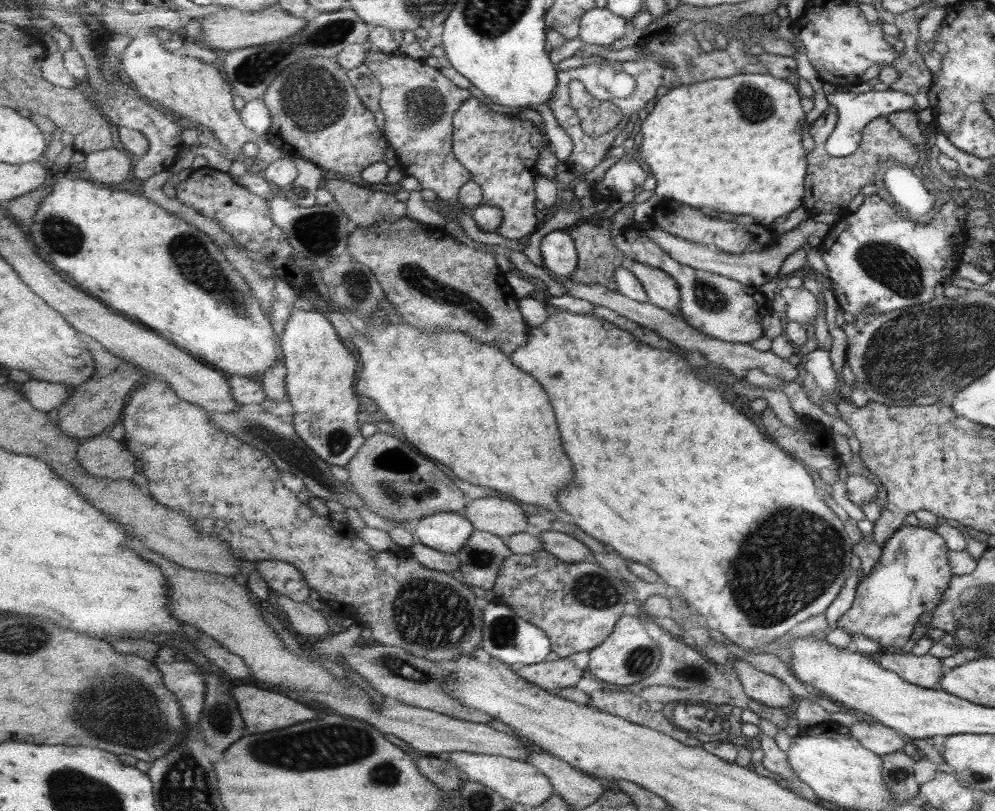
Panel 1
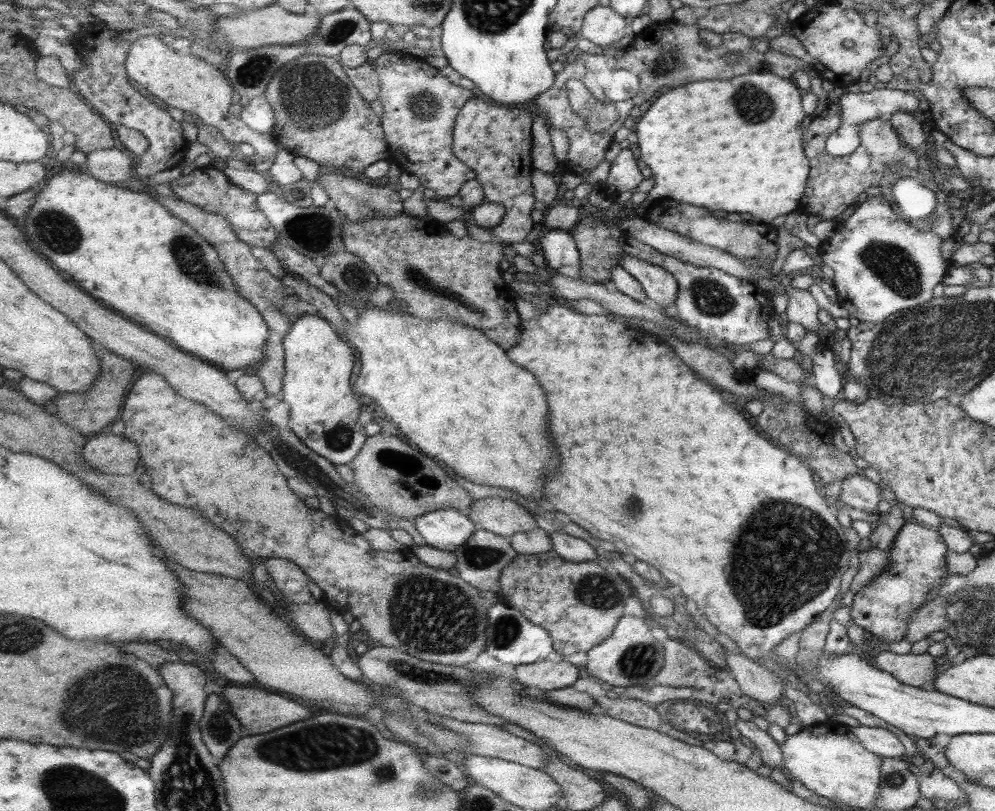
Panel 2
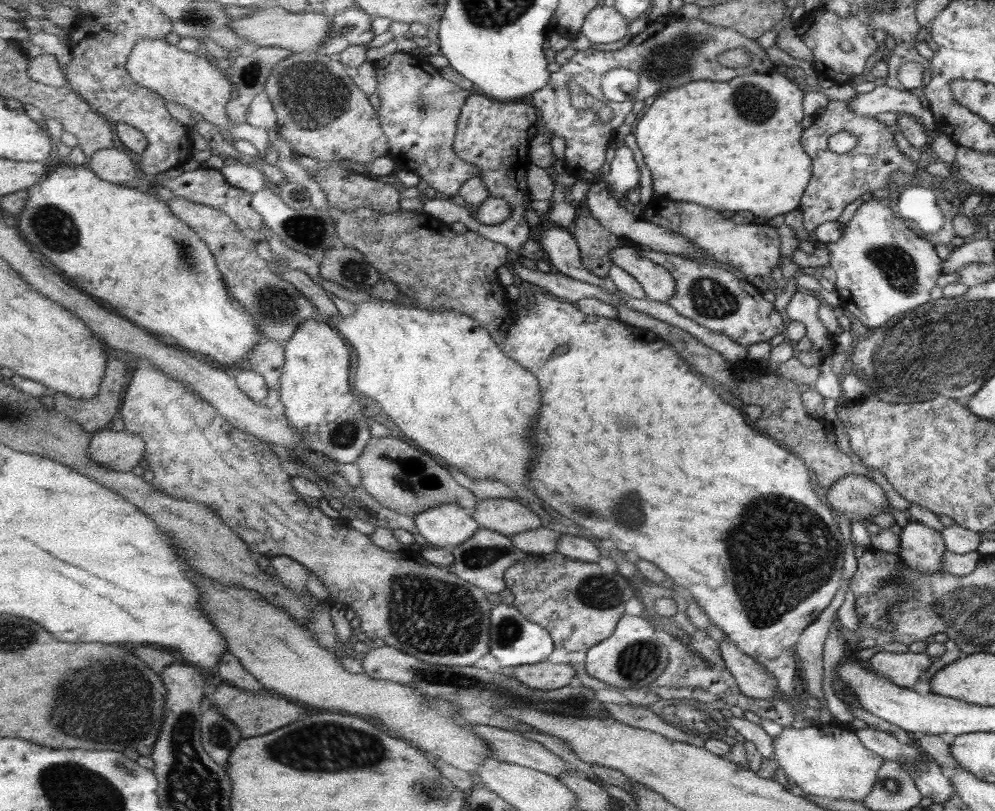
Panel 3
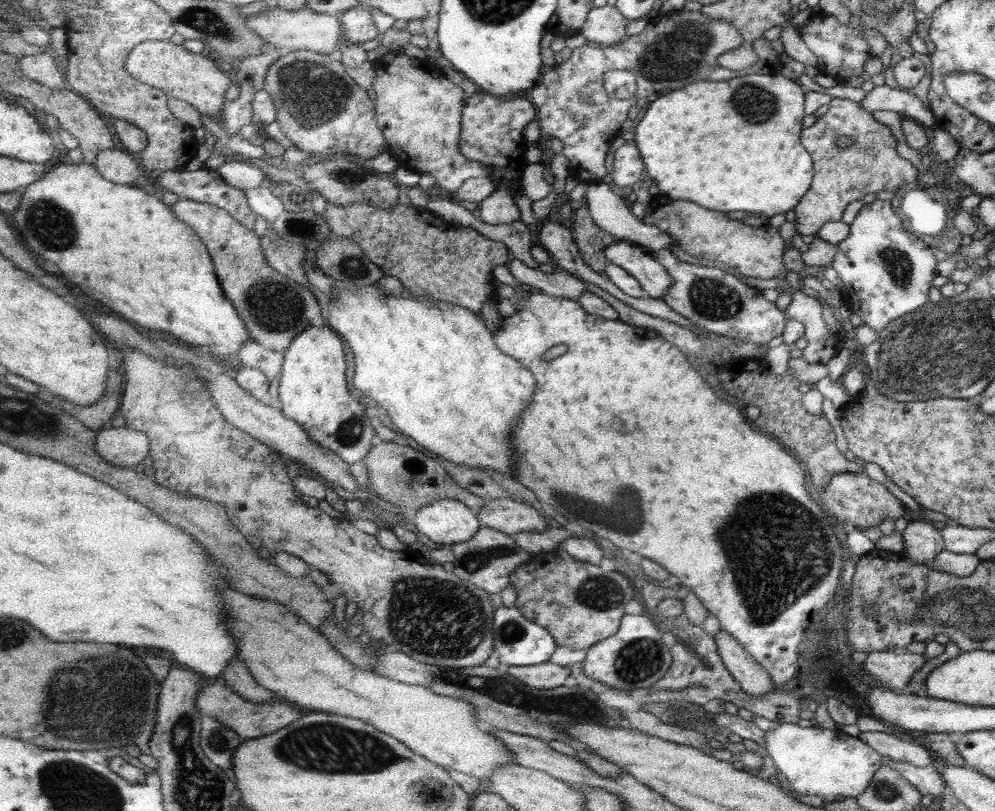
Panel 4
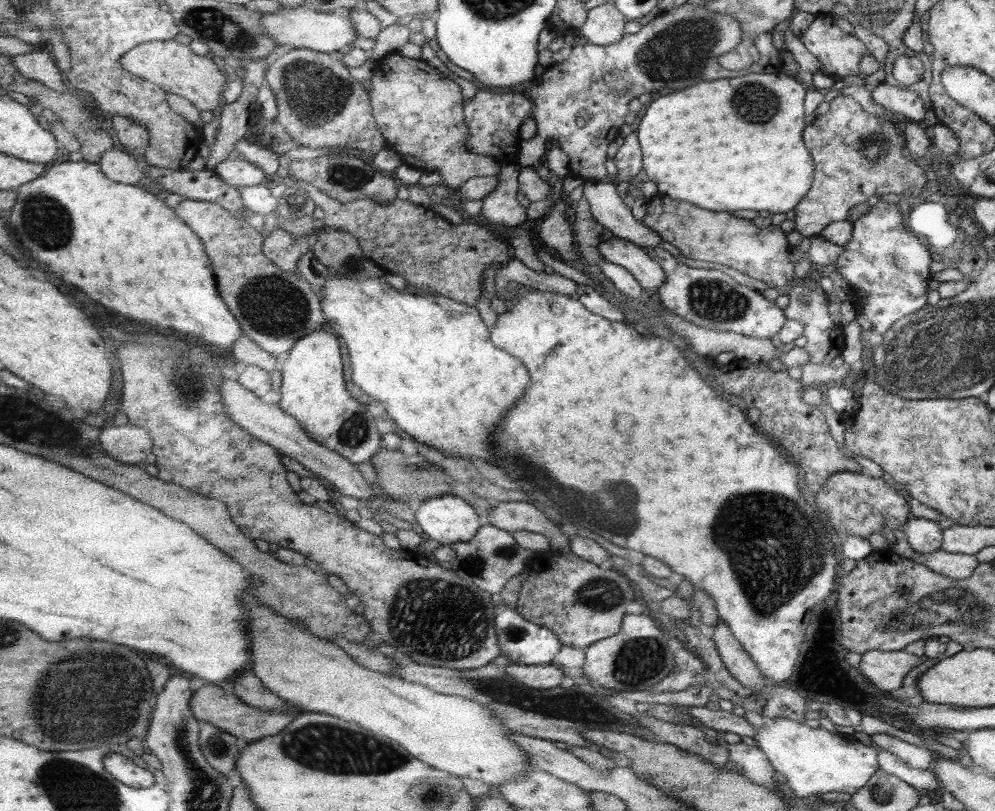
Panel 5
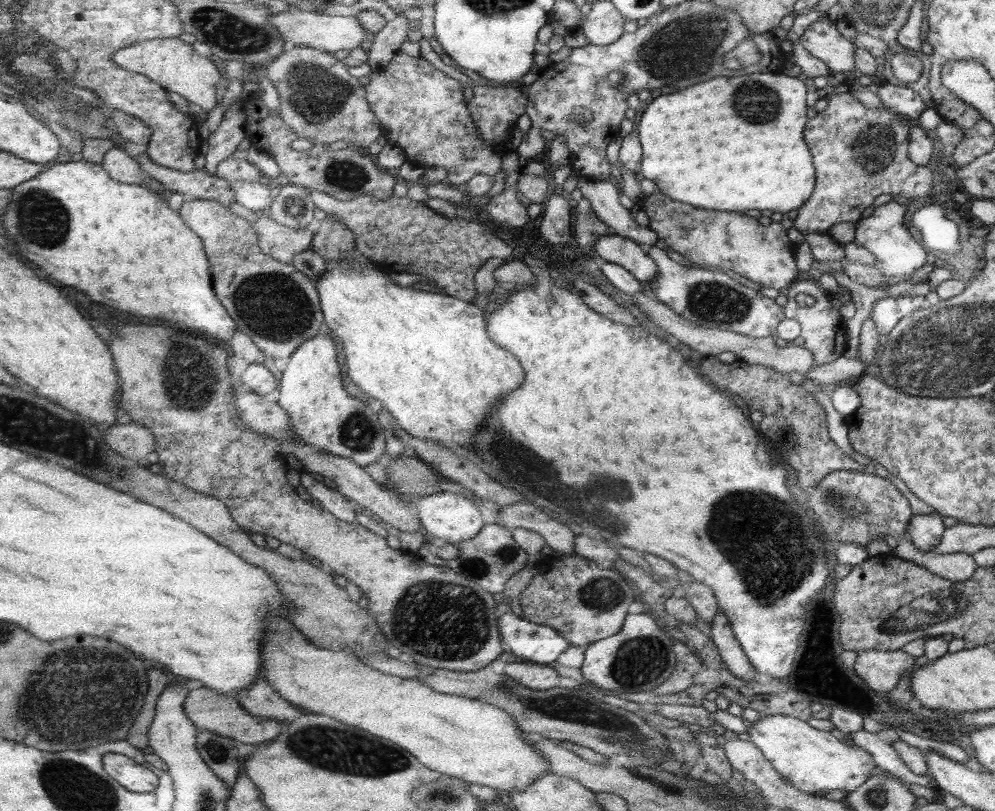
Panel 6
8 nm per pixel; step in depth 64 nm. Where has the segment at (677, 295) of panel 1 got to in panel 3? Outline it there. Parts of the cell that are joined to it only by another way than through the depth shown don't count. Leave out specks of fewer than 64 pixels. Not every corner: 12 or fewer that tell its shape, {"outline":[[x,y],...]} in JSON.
{"outline":[[630,242],[612,259],[643,285],[649,298],[668,303],[675,277]]}

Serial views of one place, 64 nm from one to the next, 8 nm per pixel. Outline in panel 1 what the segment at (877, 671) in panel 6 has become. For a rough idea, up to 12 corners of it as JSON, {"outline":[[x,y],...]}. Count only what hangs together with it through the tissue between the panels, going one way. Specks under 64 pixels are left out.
{"outline":[[883,649],[879,664],[909,684],[938,688],[944,672],[929,653],[891,654]]}

